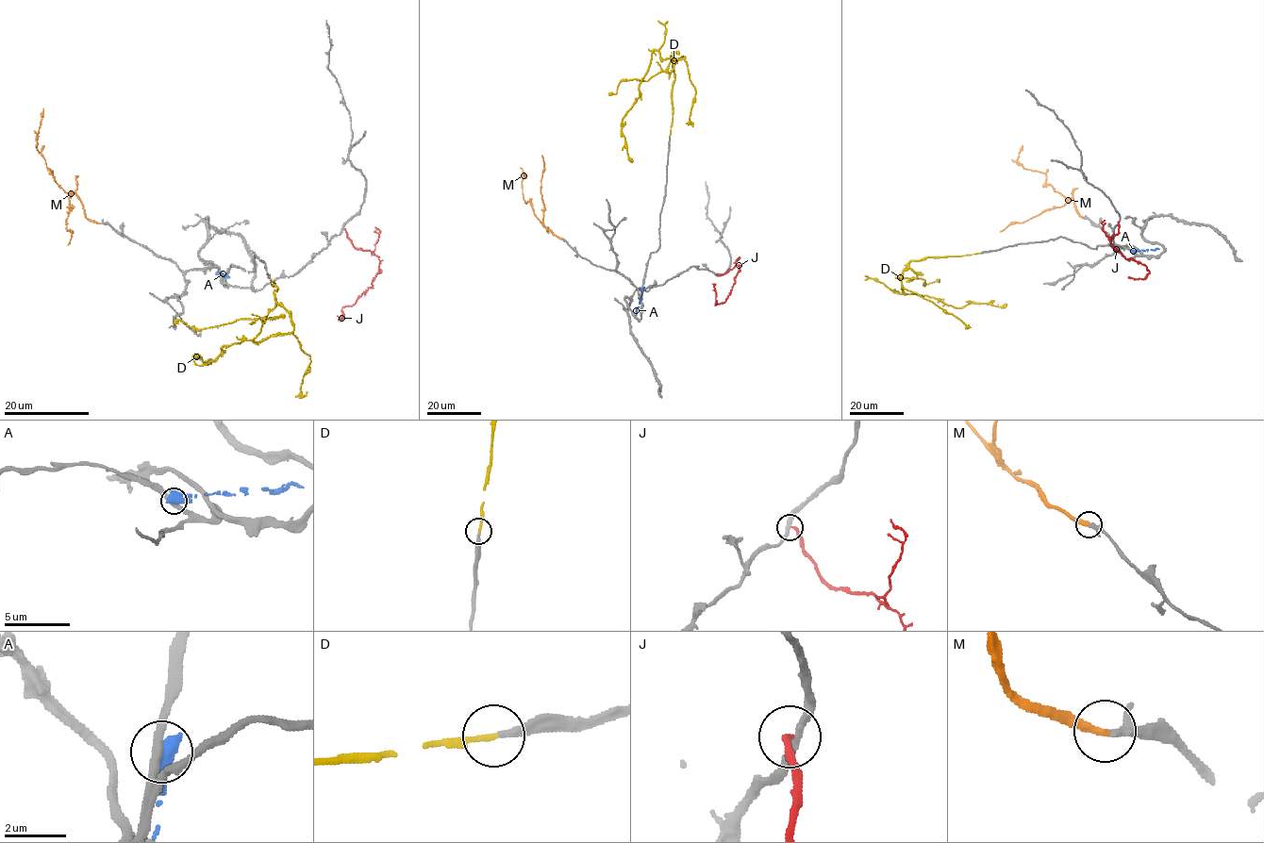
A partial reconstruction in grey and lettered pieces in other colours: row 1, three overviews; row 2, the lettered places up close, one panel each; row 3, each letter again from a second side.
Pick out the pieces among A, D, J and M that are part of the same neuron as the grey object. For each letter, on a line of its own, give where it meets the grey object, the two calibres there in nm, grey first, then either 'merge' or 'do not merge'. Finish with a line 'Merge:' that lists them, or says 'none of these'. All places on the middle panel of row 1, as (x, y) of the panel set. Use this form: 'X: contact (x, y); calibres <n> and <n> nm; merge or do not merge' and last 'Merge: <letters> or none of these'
A: contact (642, 289); calibres 300 and 750 nm; do not merge
D: contact (670, 135); calibres 260 and 170 nm; merge
J: contact (716, 273); calibres 280 and 200 nm; do not merge
M: contact (561, 239); calibres 200 and 280 nm; merge
Merge: D, M

